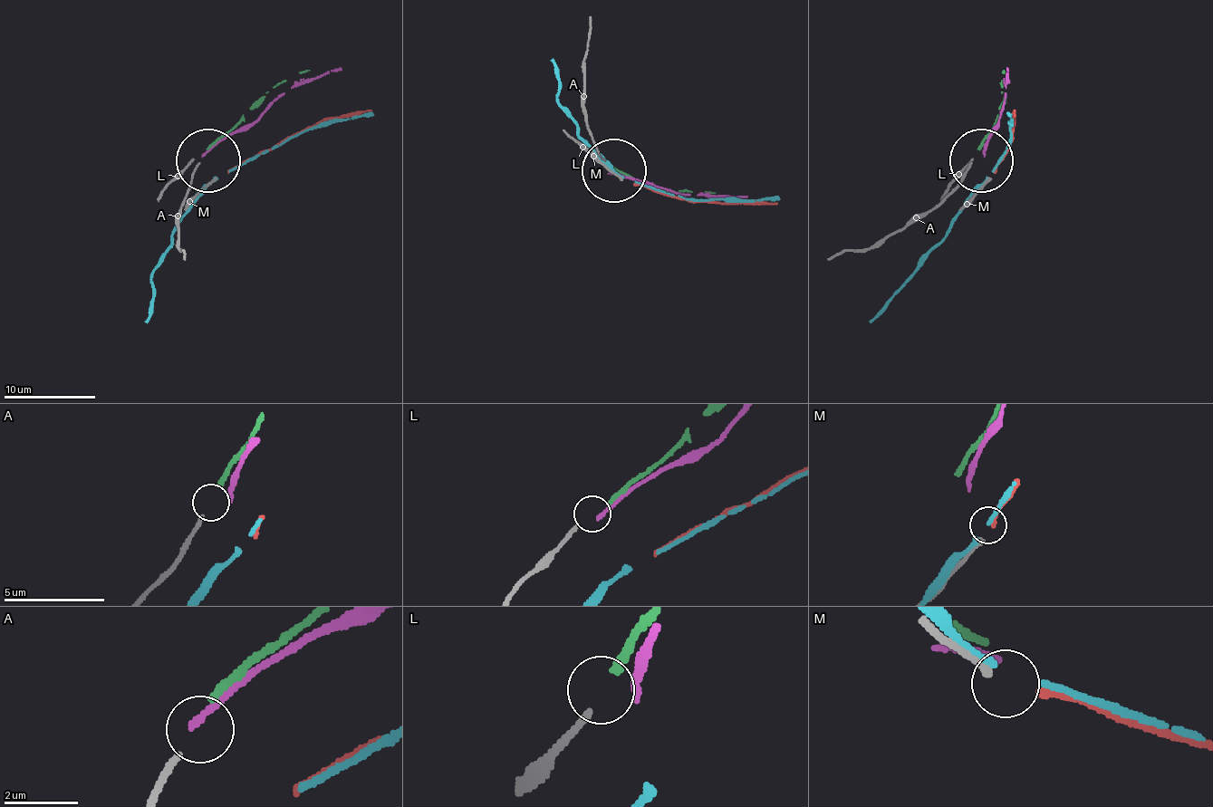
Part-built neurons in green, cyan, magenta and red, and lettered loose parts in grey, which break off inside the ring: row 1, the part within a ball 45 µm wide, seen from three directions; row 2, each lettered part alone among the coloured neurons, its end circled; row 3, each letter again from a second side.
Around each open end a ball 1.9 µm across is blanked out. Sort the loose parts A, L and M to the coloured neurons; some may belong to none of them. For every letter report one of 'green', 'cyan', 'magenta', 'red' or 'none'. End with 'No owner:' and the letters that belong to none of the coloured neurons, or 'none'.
A: none
L: green
M: red
No owner: A

